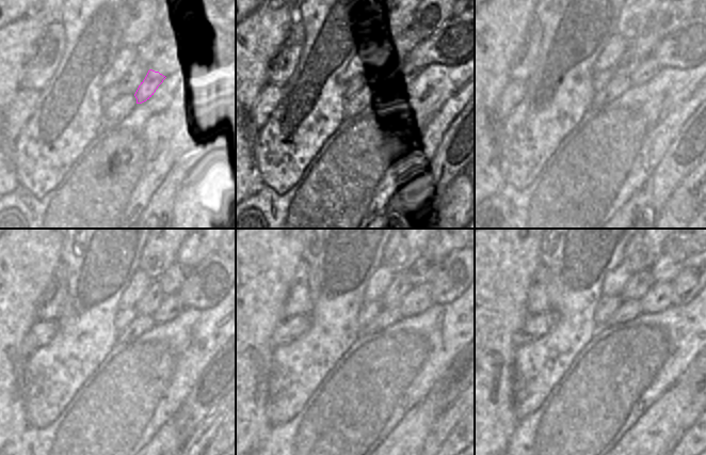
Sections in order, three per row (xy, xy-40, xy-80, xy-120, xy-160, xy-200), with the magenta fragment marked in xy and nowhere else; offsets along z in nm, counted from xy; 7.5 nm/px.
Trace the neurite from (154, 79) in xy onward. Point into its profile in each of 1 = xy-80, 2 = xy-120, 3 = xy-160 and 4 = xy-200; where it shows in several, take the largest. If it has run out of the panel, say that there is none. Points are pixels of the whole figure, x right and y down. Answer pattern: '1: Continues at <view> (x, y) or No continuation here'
1: Continues at xy-80 (647, 67)
2: Continues at xy-120 (172, 306)
3: Continues at xy-160 (418, 299)
4: Continues at xy-200 (658, 298)

